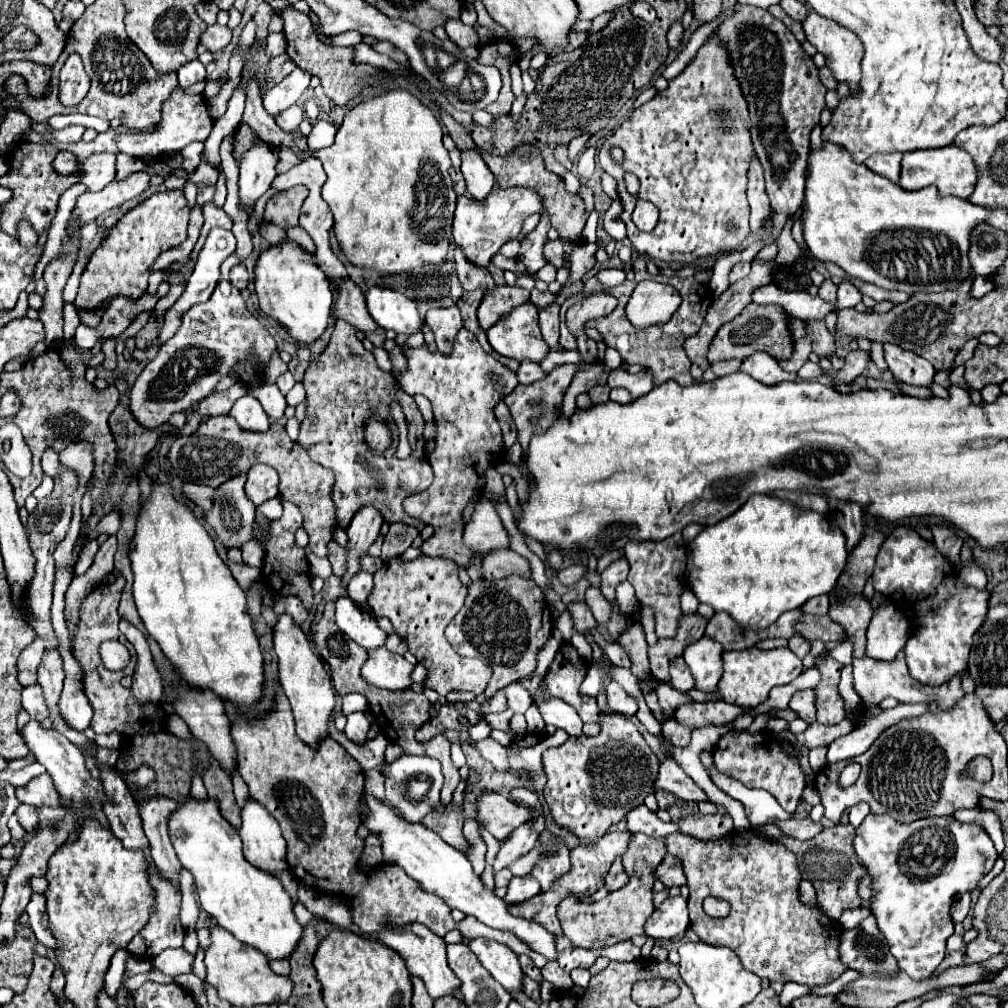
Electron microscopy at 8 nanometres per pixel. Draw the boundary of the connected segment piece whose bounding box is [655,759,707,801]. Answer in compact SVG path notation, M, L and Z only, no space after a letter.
M665 759L661 761L657 779L655 779L655 789L673 793L675 797L683 799L683 801L707 801L707 795L701 787L697 787L693 783L691 777L685 775L685 771L673 761L673 759Z

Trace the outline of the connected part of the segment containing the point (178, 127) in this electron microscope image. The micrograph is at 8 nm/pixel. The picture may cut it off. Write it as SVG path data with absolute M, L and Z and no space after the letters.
M177 89L169 97L169 101L163 103L163 119L153 133L145 133L145 131L143 133L117 133L115 141L121 153L133 155L133 157L145 157L145 155L157 157L167 151L179 151L193 141L205 141L205 137L209 137L211 133L211 127L213 127L213 121L207 115L205 97L185 95L183 89Z

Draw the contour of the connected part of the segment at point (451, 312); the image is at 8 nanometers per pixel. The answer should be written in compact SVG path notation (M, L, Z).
M455 305L439 307L439 309L429 309L427 315L425 315L425 323L429 325L429 329L435 335L437 349L441 353L449 353L457 331L463 327L459 309Z

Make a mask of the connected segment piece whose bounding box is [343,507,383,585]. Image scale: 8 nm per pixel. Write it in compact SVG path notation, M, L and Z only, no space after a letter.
M361 507L361 511L357 511L357 515L353 515L353 519L347 527L347 535L349 535L347 563L349 563L349 569L343 575L345 585L361 569L359 557L365 555L367 549L371 547L371 543L379 537L381 523L383 523L383 519L381 519L381 513L377 511L377 507Z

